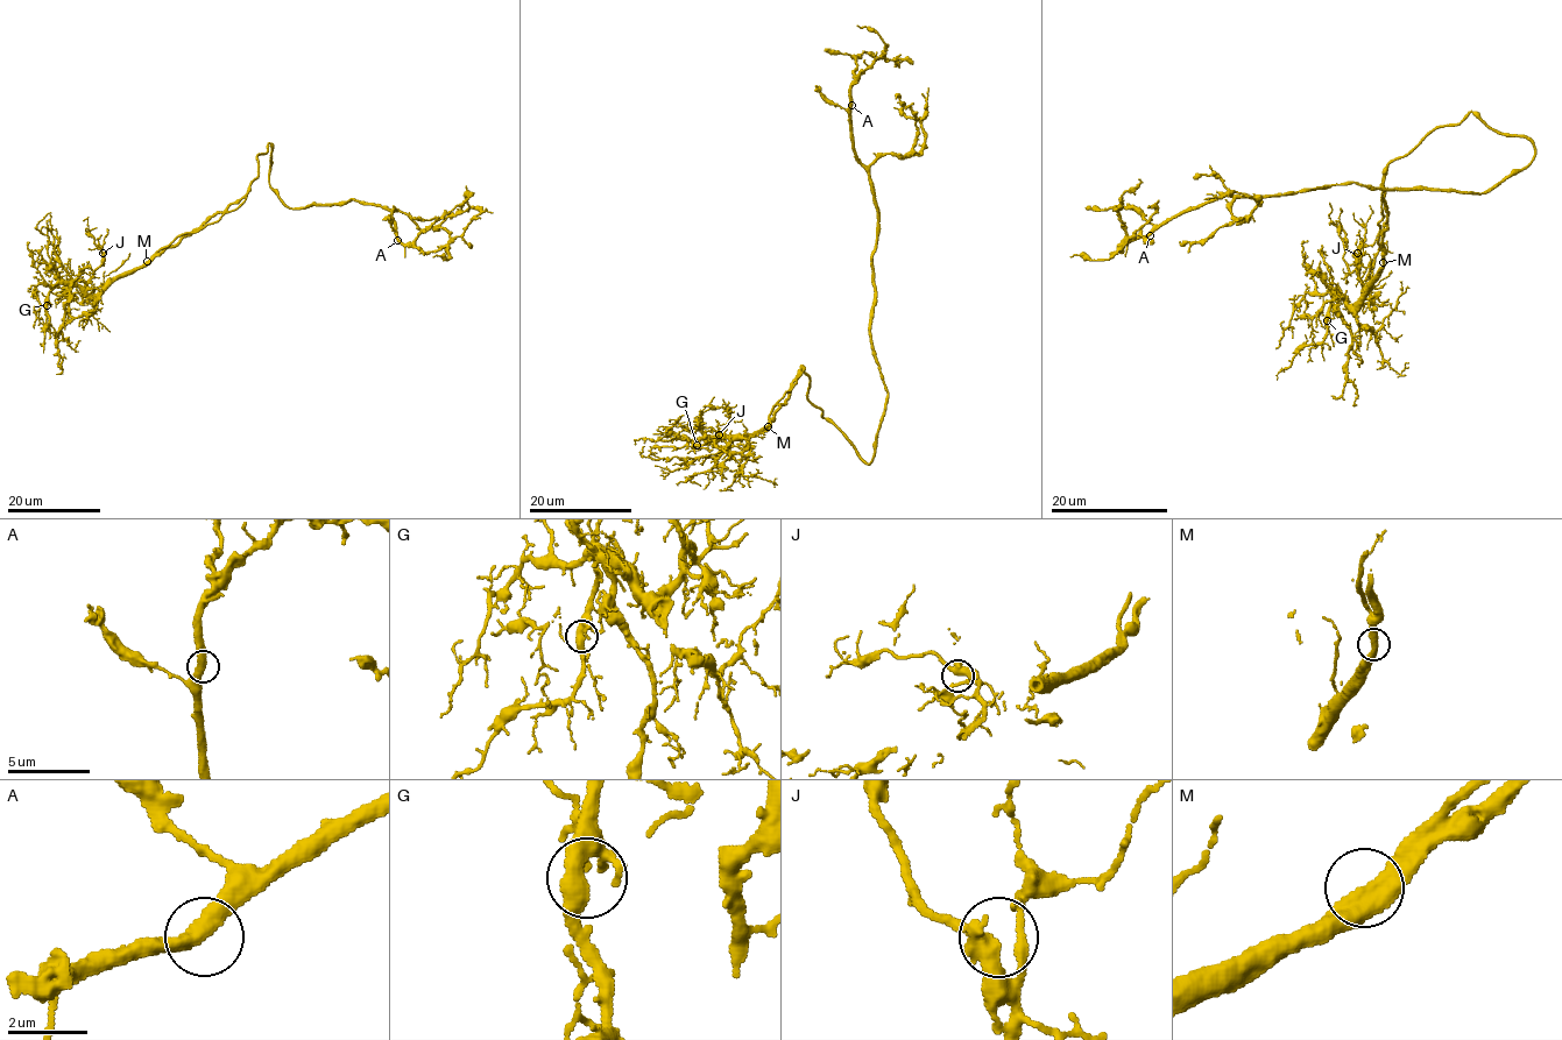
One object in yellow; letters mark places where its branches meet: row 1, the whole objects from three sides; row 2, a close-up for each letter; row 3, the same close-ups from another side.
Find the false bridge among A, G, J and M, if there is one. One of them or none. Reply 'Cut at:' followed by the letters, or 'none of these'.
Cut at: none of these

